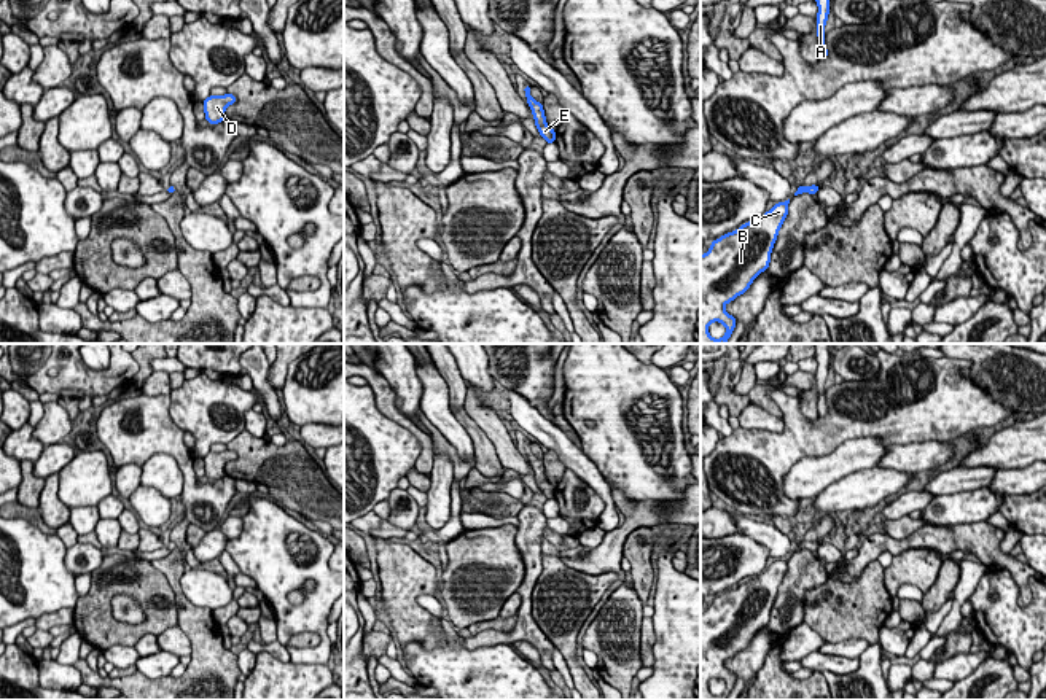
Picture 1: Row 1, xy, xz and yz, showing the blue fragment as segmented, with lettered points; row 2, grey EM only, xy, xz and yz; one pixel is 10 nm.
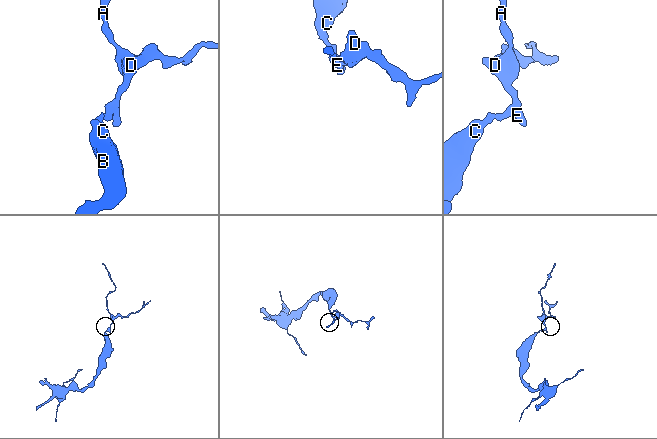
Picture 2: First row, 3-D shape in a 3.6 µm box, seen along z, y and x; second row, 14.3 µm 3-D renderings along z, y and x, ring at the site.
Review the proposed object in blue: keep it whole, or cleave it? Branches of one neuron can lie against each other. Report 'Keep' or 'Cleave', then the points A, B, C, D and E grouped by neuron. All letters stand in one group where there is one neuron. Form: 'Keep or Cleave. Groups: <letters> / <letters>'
Keep. Groups: A B C D E

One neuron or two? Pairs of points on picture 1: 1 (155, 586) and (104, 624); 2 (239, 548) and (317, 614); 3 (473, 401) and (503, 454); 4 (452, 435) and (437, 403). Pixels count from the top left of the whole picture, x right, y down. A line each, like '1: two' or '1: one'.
1: one
2: one
3: one
4: one

